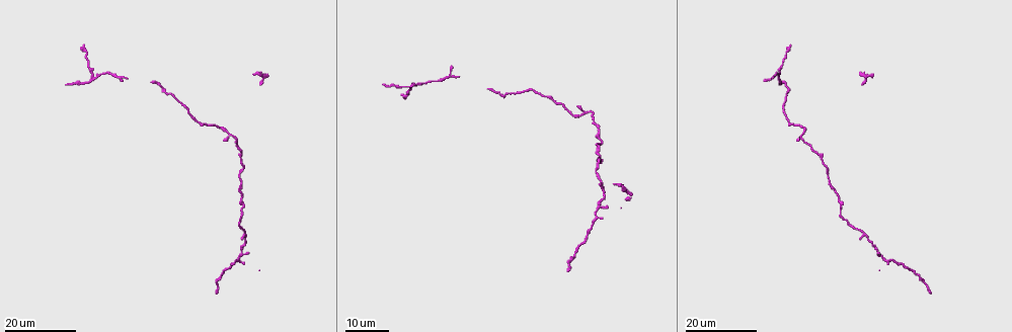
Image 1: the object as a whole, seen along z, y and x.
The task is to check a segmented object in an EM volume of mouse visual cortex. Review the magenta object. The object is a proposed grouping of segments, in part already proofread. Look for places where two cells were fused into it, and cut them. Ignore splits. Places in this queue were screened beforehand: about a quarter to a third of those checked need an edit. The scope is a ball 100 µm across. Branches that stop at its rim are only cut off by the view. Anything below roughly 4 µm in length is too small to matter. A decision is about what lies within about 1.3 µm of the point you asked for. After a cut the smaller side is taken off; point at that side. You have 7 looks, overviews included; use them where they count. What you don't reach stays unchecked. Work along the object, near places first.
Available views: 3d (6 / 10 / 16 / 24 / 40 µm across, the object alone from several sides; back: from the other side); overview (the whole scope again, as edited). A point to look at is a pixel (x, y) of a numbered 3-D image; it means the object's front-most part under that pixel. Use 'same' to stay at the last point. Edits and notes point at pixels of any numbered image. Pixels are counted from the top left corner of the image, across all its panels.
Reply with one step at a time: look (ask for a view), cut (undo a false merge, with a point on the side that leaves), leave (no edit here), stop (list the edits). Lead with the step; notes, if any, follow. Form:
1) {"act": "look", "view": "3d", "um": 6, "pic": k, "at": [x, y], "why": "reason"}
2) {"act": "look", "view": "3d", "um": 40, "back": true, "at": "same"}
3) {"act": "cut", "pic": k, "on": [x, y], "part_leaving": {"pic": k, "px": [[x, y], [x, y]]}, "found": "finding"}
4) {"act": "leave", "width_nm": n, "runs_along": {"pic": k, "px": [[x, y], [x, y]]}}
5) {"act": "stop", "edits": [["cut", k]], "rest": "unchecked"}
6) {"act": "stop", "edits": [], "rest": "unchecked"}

{"act": "look", "view": "3d", "um": 16, "pic": 1, "at": [240, 158], "why": "thick turns thin"}

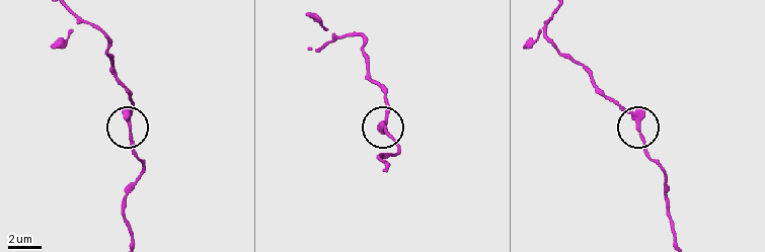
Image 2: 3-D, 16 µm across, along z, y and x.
{"act": "look", "view": "3d", "um": 10, "pic": 2, "at": [384, 130]}

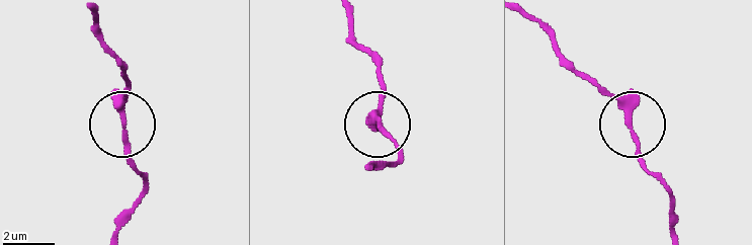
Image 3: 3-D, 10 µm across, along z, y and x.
{"act": "leave", "width_nm": 210, "runs_along": {"pic": 3, "px": [[344, 13], [372, 63], [384, 95], [378, 121], [397, 159]]}, "found": "one cell here"}

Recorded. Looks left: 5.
{"act": "look", "view": "3d", "um": 24, "pic": 1, "at": [241, 250], "why": "narrows sharply"}

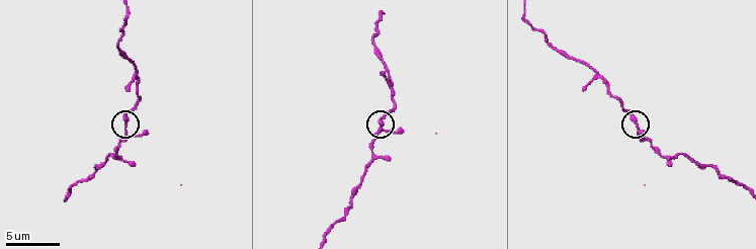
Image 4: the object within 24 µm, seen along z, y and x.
{"act": "look", "view": "3d", "um": 6, "pic": 4, "at": [126, 129], "why": "closer look"}

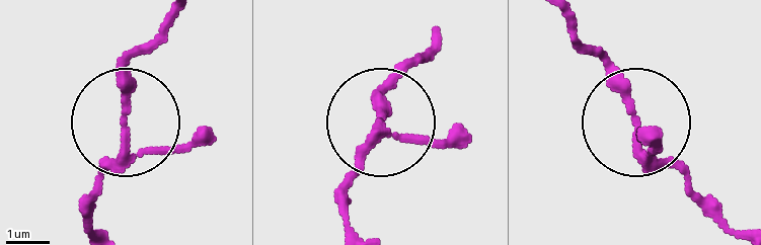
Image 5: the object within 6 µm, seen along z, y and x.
{"act": "look", "view": "3d", "um": 6, "back": true, "pic": 5, "at": [635, 121]}

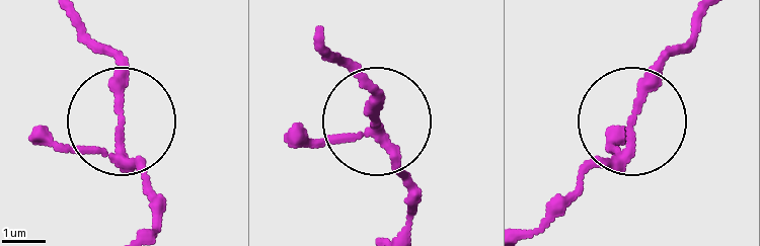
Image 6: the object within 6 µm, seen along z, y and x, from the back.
{"act": "leave", "runs_along": {"pic": 6, "px": [[707, 11], [627, 142], [548, 214]]}, "found": "all the same cell"}

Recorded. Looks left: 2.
{"act": "look", "view": "3d", "um": 16, "pic": 1, "at": [508, 93], "why": "thick turns thin"}

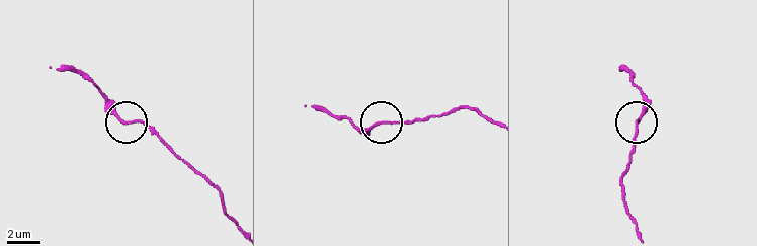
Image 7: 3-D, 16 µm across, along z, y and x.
{"act": "look", "view": "3d", "um": 6, "pic": 7, "at": [120, 122]}

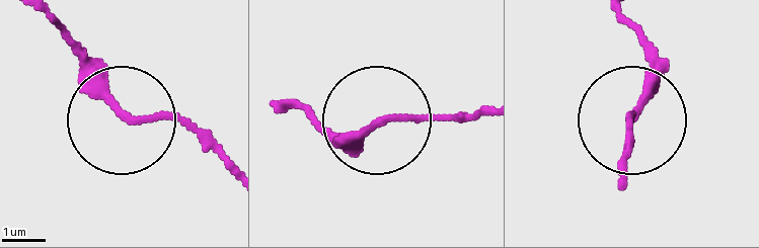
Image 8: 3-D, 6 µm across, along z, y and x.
{"act": "leave", "width_nm": 150, "runs_along": {"pic": 8, "px": [[619, 167], [649, 72], [640, 32]]}, "found": "continuous, no second cell"}

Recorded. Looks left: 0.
{"act": "stop", "edits": [], "rest": "unchecked"}

